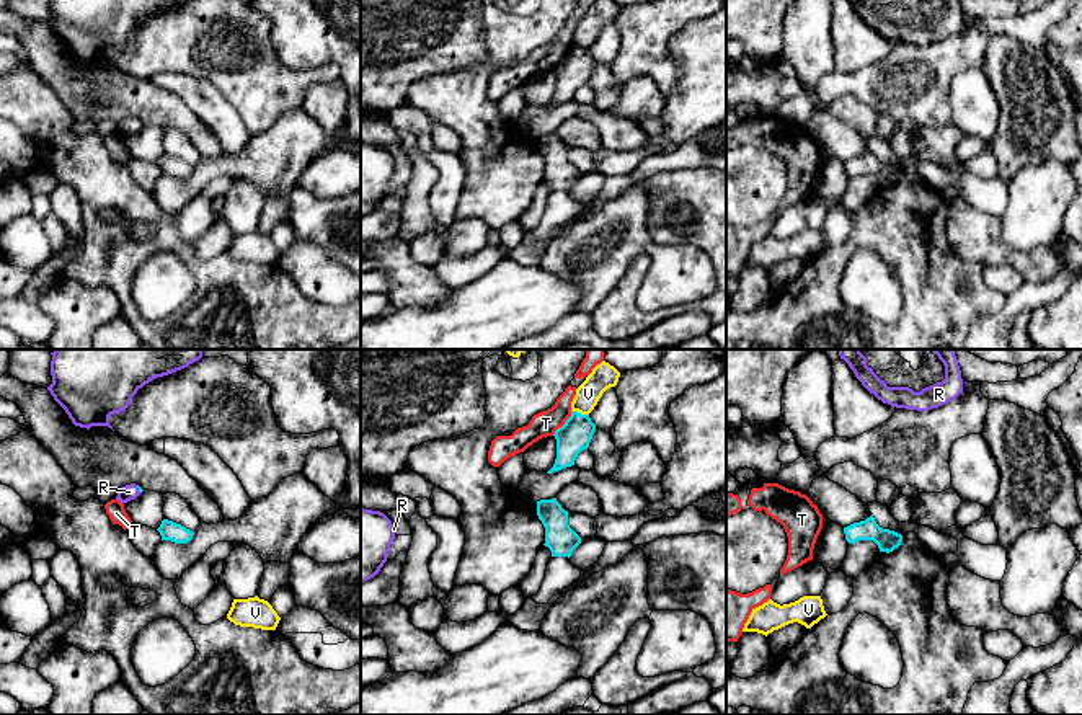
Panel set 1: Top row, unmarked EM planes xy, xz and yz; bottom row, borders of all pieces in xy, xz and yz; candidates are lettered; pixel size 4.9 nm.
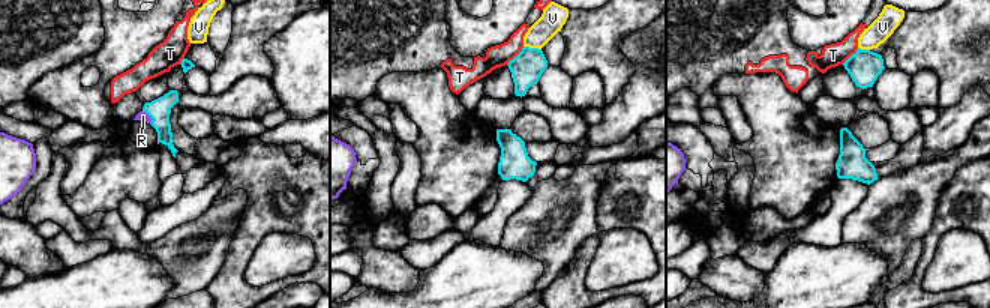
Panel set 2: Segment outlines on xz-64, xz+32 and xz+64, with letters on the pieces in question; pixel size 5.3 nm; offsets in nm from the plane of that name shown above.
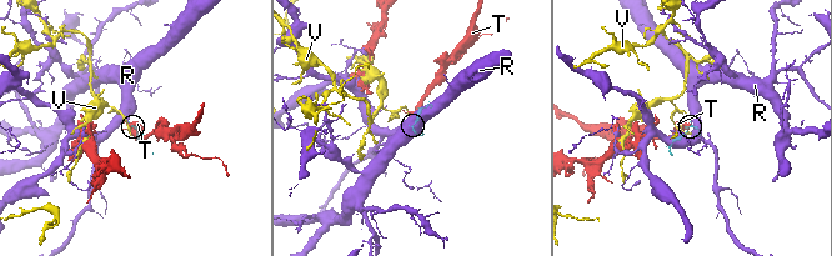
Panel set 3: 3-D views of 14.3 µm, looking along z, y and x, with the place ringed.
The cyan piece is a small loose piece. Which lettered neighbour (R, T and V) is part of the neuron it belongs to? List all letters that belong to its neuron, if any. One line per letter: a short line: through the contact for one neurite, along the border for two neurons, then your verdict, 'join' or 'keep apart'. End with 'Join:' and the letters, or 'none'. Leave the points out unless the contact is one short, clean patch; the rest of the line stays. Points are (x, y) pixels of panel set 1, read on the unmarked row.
R: line xy (141, 124), (139, 123), (129, 126); join
T: keep apart
V: keep apart
Join: R

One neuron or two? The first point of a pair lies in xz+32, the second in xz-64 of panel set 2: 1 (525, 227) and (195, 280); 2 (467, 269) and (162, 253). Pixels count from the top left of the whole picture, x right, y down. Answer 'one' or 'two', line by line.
1: one
2: two

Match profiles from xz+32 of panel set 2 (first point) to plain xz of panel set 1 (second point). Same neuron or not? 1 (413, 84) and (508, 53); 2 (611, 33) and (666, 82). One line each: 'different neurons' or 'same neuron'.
1: same neuron
2: same neuron

